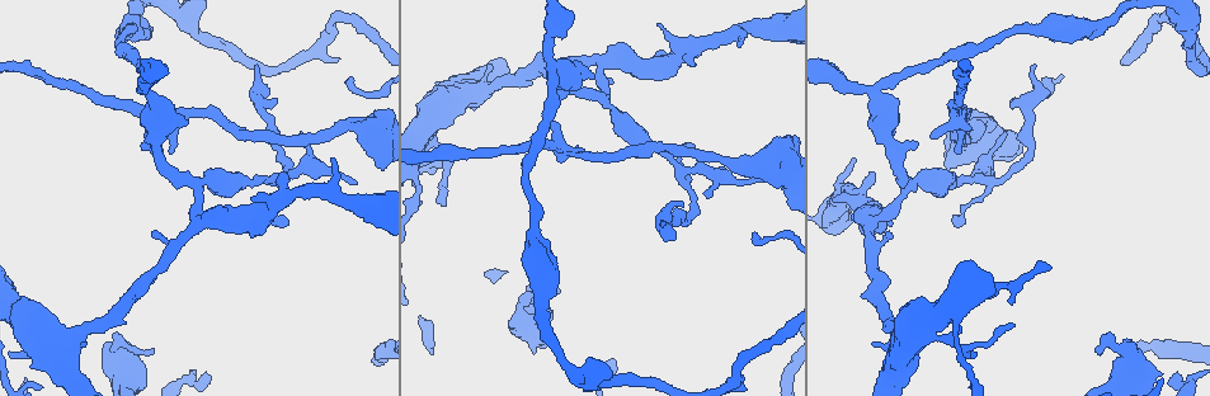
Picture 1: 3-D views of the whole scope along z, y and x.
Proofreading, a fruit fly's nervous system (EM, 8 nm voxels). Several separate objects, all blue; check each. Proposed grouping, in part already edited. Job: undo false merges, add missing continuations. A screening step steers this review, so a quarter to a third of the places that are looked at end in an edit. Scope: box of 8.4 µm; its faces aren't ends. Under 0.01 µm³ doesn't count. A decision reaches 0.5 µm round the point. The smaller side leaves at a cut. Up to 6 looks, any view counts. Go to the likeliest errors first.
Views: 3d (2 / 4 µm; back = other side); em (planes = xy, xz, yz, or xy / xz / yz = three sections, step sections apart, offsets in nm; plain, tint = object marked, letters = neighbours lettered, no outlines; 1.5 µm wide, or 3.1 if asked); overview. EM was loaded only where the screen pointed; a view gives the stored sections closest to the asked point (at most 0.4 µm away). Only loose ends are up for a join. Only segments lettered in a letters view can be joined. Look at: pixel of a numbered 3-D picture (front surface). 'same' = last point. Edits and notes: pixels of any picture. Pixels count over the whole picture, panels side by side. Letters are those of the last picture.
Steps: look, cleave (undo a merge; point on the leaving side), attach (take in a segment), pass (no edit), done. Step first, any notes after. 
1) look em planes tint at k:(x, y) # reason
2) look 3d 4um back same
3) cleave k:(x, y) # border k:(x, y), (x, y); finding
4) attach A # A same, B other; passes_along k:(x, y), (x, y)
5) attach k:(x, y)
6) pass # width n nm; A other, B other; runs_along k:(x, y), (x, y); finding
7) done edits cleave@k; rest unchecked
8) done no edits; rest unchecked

look 3d 2um at 1:(758, 179) # an open end

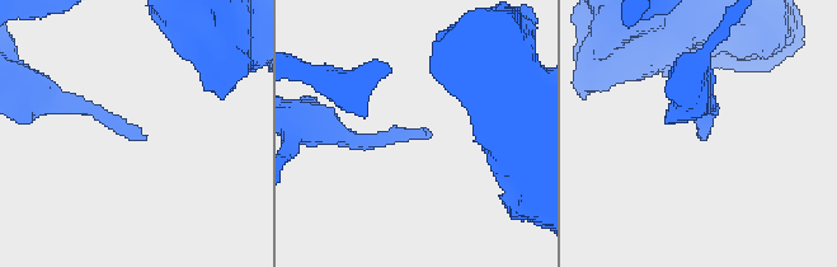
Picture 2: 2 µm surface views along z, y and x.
look em 3.1um xz step 8 letters at 2:(145, 138) # need the tissue

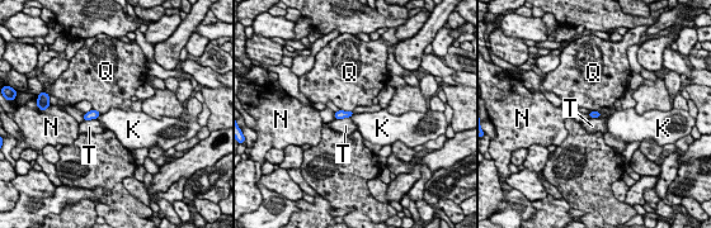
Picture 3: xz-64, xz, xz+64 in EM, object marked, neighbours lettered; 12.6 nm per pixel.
look em 3.1um xy step 16 letters same # cut it another way

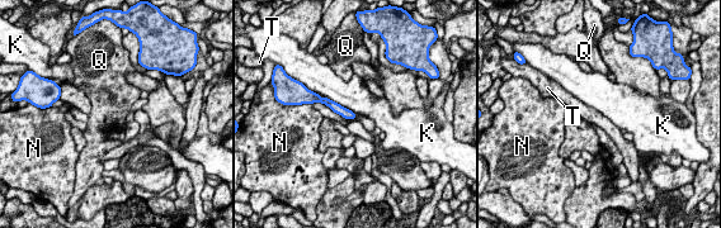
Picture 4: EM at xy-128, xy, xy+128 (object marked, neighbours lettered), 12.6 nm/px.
pass # longest_contact K 420 nm; K other, N other, Q other, T other; no lettered segment goes on from it

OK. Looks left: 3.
look em xy step 4 tint at 1:(878, 95) # narrows sharply

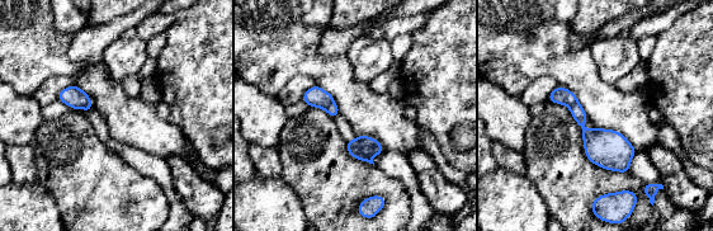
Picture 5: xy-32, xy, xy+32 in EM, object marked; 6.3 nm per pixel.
look em planes tint same # cut it another way

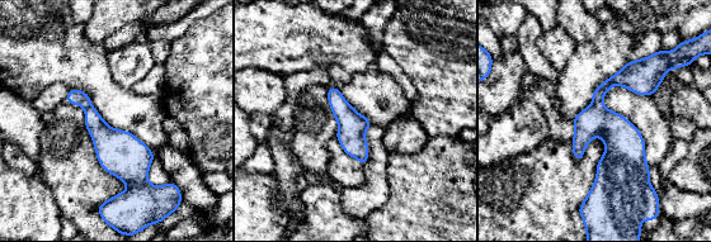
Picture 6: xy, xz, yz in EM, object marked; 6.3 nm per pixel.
look em planes letters same

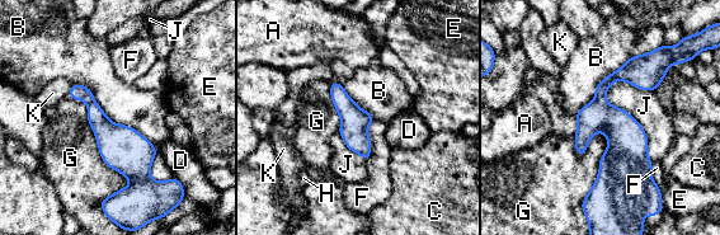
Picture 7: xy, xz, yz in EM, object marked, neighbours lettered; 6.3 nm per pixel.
cleave 7:(630, 73) # longest_contact G 700 nm; A other, B other, C other, D other, E other, F other, G other, H other, J other, K other; border 7:(603, 97), (594, 99); two cells meet here

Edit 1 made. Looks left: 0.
done edits cleave@7; rest unchecked

